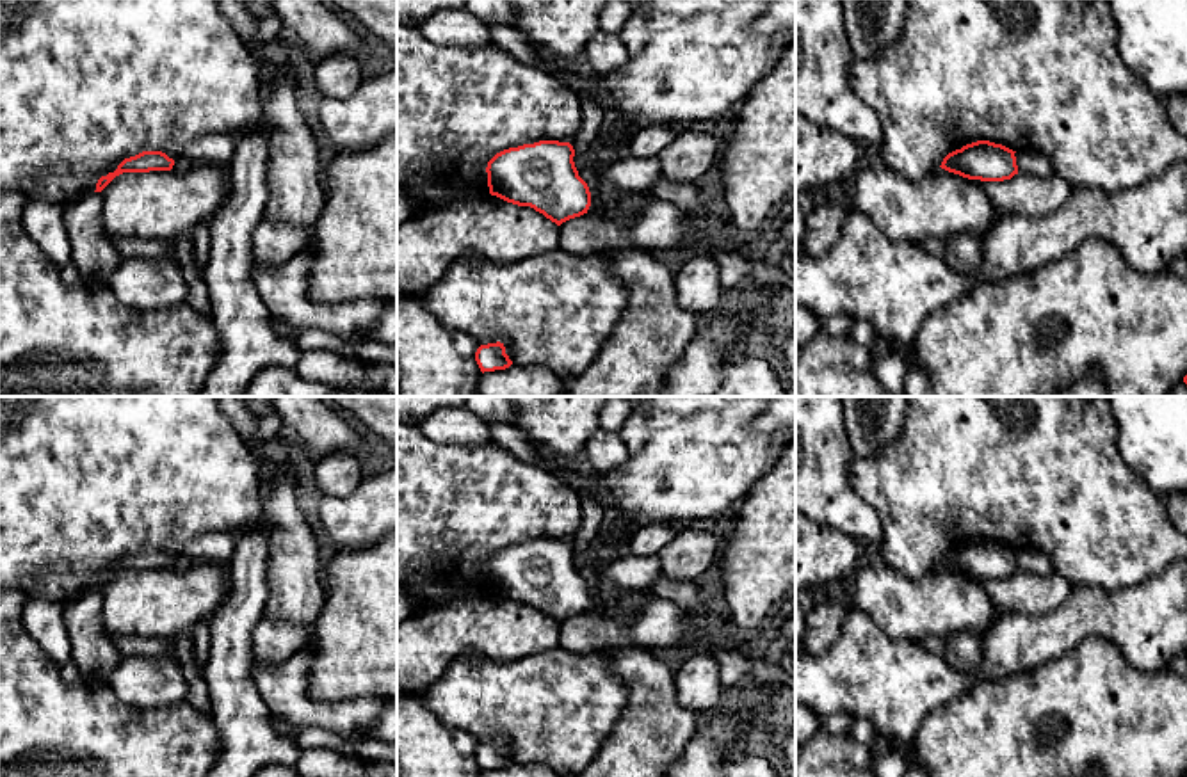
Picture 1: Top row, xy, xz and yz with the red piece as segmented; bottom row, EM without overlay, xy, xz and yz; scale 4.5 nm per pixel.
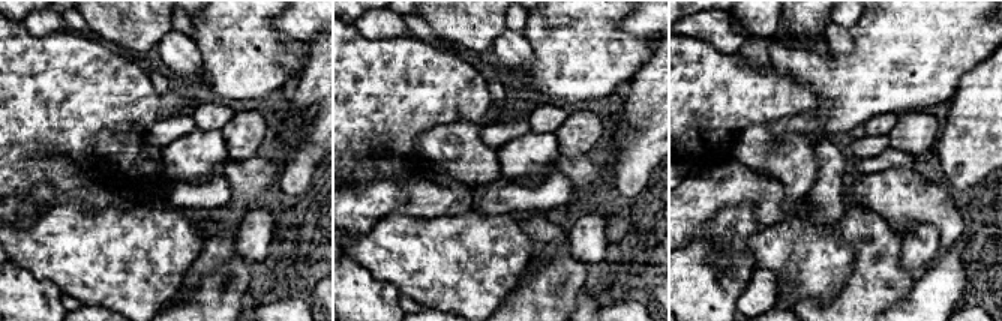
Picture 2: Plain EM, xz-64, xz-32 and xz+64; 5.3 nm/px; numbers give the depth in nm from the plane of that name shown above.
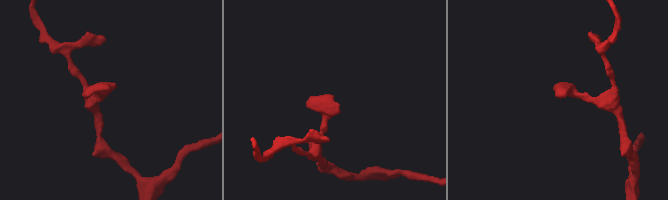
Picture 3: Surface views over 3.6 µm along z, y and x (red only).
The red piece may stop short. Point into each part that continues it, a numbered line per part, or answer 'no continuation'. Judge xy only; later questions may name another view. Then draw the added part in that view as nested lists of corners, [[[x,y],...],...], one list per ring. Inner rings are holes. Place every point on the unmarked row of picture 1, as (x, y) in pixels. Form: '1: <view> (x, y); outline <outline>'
no continuation

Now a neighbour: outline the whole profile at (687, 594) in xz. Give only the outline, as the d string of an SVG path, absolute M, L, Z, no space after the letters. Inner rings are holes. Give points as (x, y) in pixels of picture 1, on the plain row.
M664 574L644 592L646 597L662 597L676 603L690 617L710 619L705 612L703 590L696 581L674 581Z

